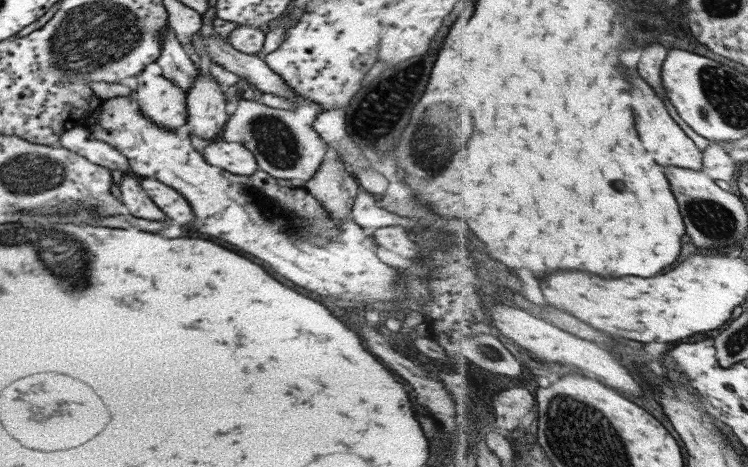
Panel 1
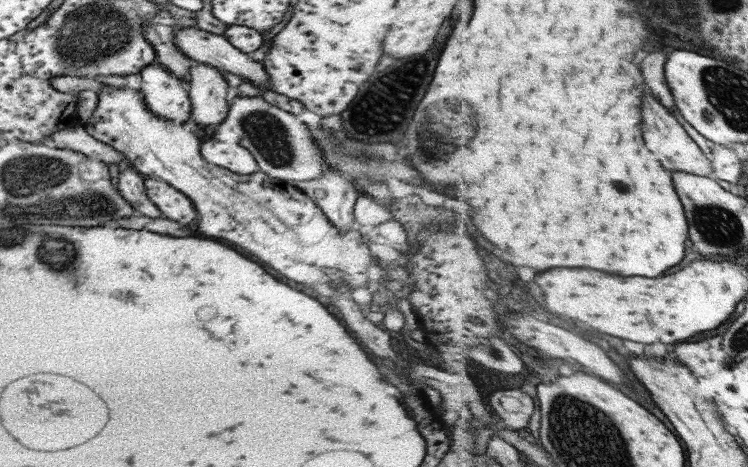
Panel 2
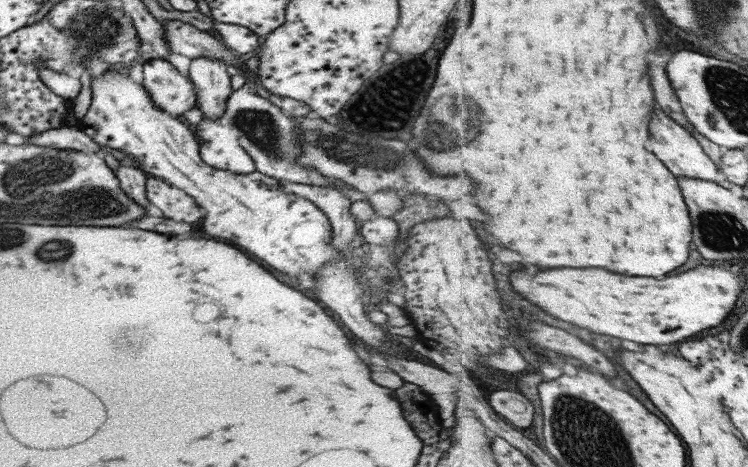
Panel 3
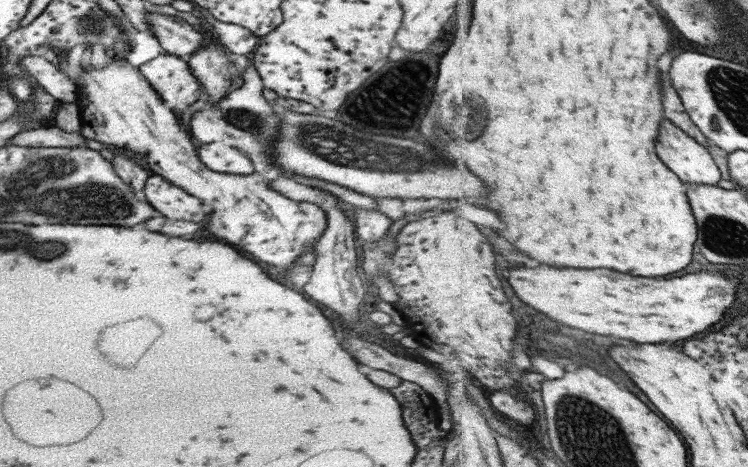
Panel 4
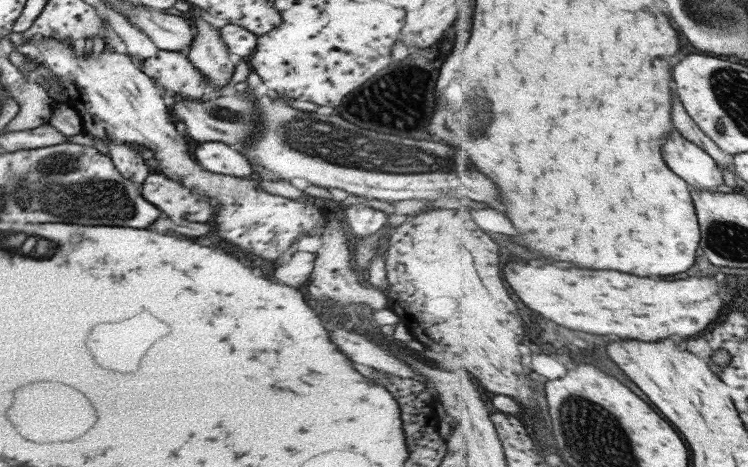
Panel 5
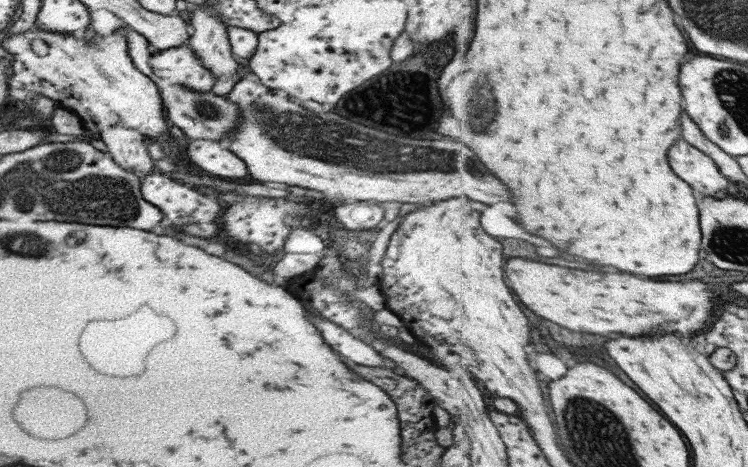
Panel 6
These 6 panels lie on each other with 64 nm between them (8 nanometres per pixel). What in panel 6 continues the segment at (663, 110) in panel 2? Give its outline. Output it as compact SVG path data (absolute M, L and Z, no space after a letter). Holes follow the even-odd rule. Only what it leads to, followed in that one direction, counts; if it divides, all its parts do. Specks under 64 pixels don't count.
M684 138L670 150L670 162L699 195L716 196L730 186L731 180L721 171L721 165L714 157Z

